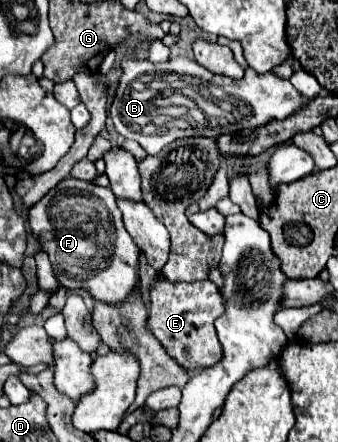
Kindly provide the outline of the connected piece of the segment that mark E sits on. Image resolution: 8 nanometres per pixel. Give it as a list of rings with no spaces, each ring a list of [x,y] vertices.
[[[157,276],[151,282],[149,290],[149,316],[147,330],[161,342],[165,352],[185,370],[195,372],[207,366],[213,366],[221,360],[221,346],[215,334],[215,318],[223,312],[223,300],[219,288],[211,280],[201,282],[169,282],[159,280]]]

